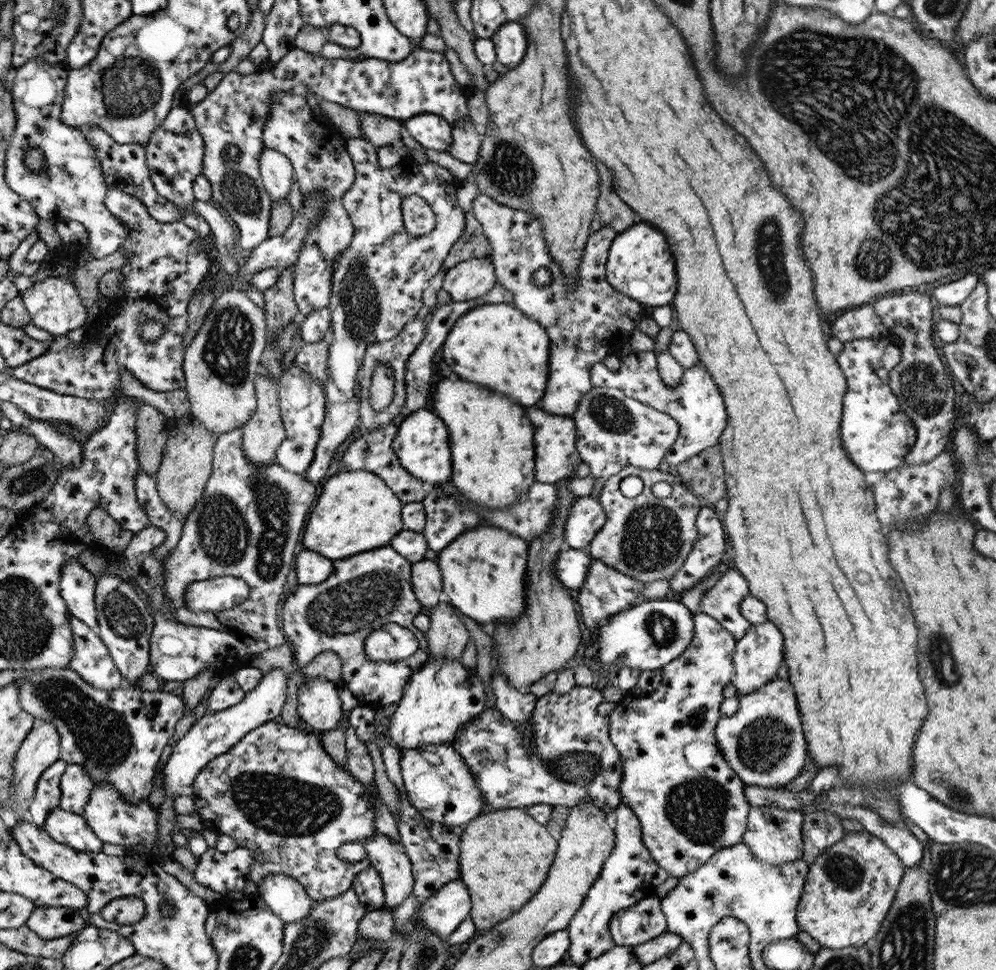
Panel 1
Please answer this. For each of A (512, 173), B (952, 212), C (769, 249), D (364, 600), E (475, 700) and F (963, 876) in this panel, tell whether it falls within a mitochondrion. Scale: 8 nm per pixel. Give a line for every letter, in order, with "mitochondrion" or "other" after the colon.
A: mitochondrion
B: mitochondrion
C: mitochondrion
D: mitochondrion
E: other
F: mitochondrion

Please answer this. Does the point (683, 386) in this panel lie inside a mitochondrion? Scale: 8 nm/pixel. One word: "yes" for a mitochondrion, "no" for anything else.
no

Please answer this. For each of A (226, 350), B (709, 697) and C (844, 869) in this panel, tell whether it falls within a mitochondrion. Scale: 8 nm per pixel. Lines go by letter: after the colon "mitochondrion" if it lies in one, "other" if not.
A: mitochondrion
B: other
C: mitochondrion

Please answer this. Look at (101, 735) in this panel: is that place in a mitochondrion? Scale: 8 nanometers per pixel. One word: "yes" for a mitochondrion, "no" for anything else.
yes

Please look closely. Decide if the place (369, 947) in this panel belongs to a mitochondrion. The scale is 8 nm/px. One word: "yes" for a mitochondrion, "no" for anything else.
no

